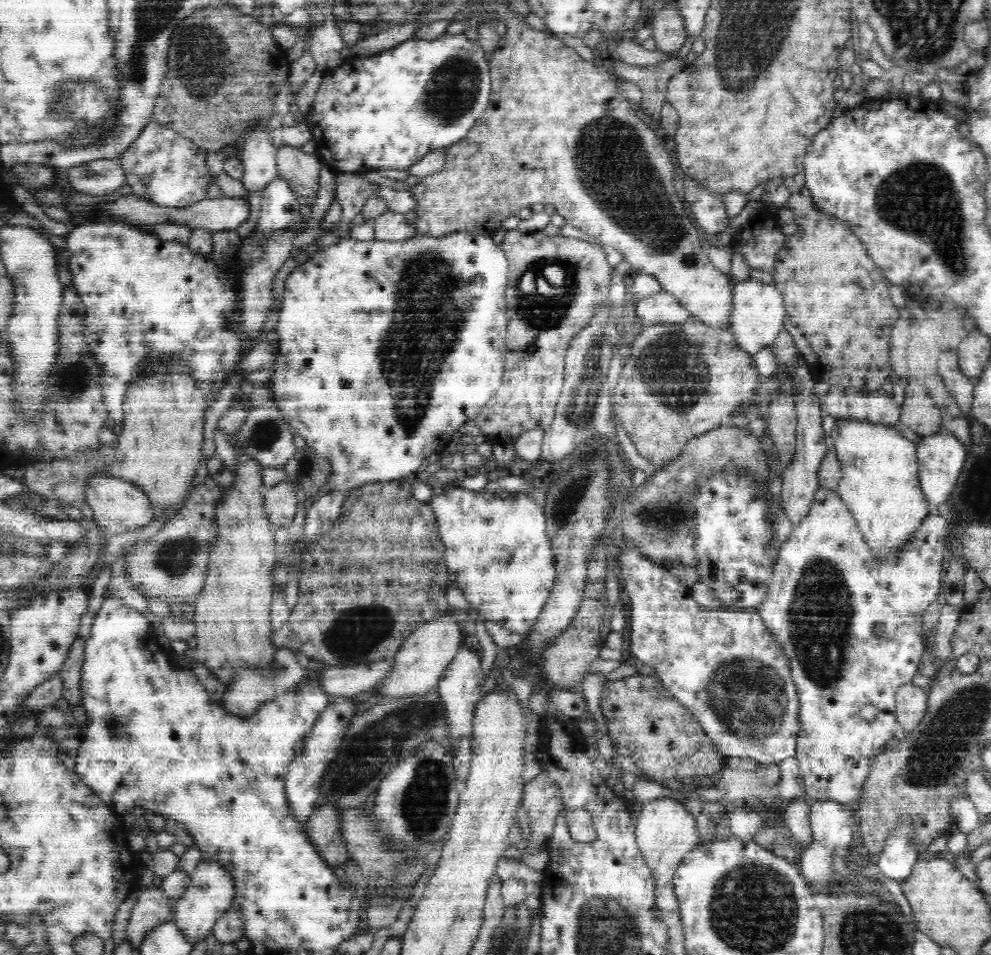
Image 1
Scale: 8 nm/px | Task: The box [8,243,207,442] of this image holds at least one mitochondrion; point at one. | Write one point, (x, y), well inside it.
(76, 376)

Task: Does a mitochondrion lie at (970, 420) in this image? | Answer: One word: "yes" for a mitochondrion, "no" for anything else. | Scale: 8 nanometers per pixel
no

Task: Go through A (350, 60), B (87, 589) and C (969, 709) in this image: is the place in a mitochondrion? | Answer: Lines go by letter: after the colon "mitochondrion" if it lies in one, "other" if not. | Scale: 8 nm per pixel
A: other
B: other
C: mitochondrion

